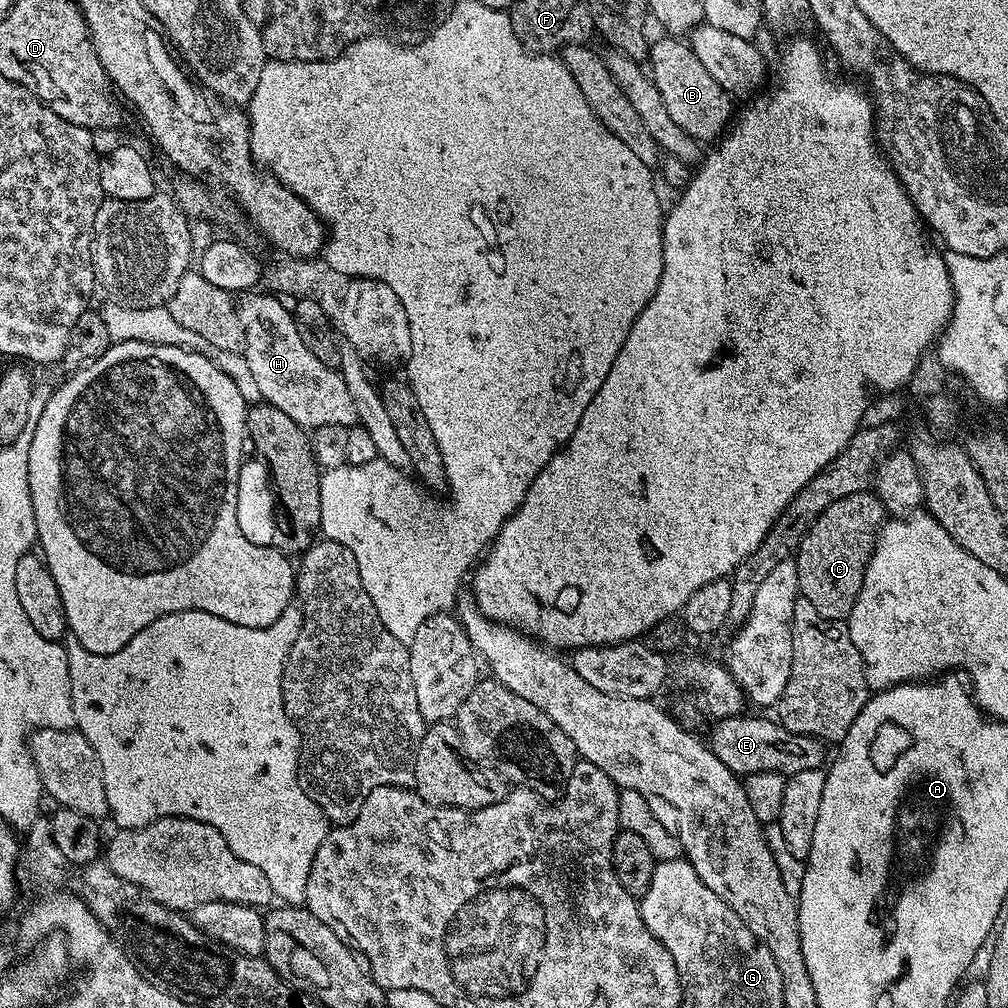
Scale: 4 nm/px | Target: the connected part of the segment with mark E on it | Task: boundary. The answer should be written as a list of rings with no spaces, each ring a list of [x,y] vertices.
[[[739,714],[724,719],[717,719],[712,725],[712,753],[722,761],[729,770],[743,778],[759,772],[779,772],[785,777],[798,774],[798,770],[824,768],[825,745],[812,736],[794,734],[786,730],[775,719],[767,720],[764,716],[746,716]]]

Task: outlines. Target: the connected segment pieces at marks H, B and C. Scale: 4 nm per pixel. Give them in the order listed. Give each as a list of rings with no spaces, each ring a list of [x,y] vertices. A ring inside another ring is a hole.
[[[260,290],[249,291],[239,297],[236,309],[244,331],[242,355],[250,362],[261,401],[273,404],[305,430],[314,430],[319,424],[355,425],[354,398],[350,398],[350,390],[346,390],[339,371],[326,367],[310,354],[310,346],[302,342],[289,305],[284,305],[279,295],[267,295],[263,296]]]
[[[667,34],[661,35],[661,40],[653,39],[650,51],[646,57],[647,63],[652,63],[650,75],[658,86],[658,94],[662,94],[662,102],[666,110],[686,134],[690,134],[701,142],[719,141],[729,127],[734,116],[732,108],[733,97],[714,78],[710,78],[710,70],[698,62],[692,52],[691,43]]]
[[[875,491],[846,494],[846,498],[838,498],[834,506],[826,506],[802,538],[794,553],[800,596],[810,602],[822,618],[847,621],[862,590],[862,578],[885,520],[884,504]]]

